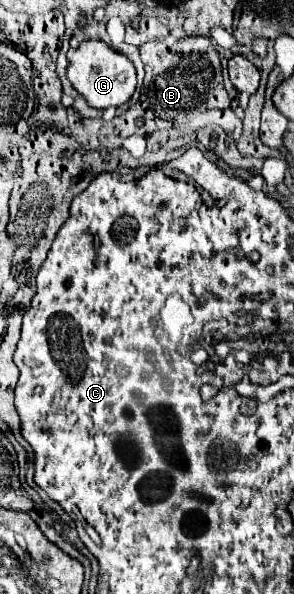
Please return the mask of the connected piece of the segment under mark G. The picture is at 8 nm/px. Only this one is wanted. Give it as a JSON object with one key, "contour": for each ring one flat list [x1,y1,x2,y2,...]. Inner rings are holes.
{"contour":[[88,39,82,41,78,47,68,49,66,77,74,85,74,89,86,99,86,103,94,109,120,107,132,97,136,89,136,71,132,61,98,39]]}

